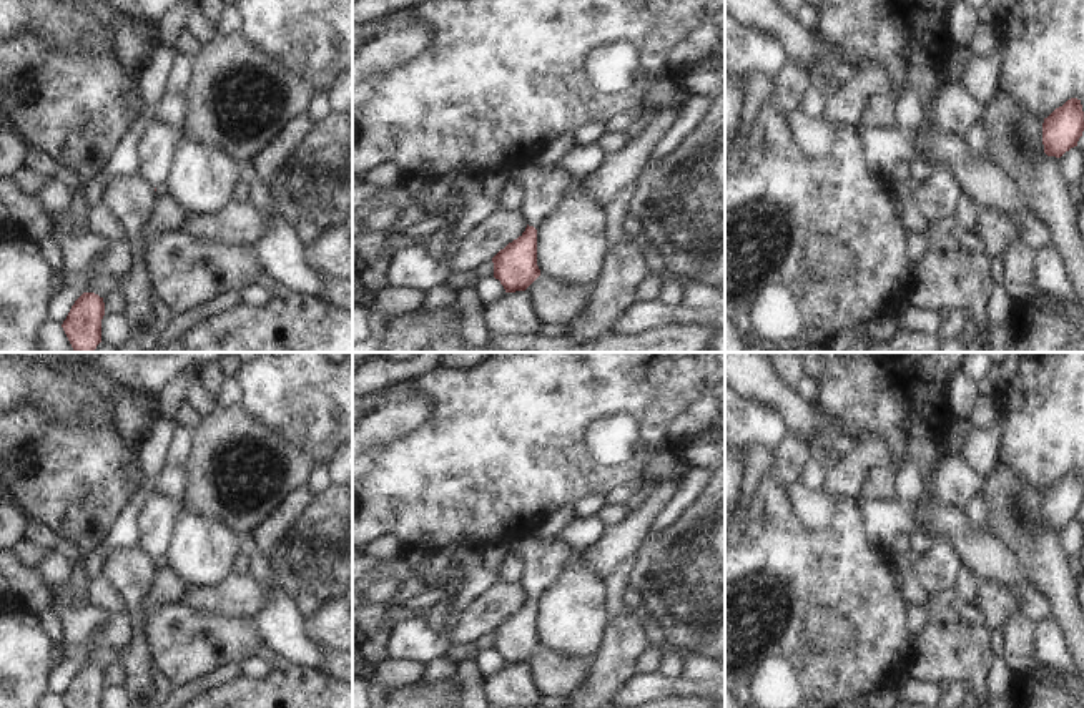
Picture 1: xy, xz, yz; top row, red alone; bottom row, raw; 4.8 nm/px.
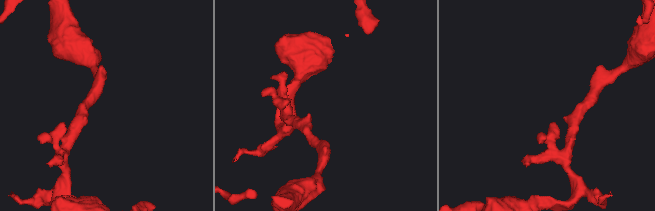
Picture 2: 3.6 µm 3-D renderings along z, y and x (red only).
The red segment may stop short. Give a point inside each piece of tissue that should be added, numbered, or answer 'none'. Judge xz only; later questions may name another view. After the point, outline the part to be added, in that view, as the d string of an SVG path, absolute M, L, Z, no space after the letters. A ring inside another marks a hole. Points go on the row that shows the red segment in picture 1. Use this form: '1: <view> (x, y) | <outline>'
1: xz (544, 188) | M530 161L507 168L505 175L524 189L524 203L519 211L534 228L560 206L567 189L575 183L560 168L537 168Z

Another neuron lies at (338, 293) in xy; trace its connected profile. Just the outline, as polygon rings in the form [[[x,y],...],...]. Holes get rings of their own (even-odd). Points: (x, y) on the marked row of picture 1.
[[[319,278],[324,284],[321,299],[342,309],[352,312],[352,281],[339,281],[333,278]]]

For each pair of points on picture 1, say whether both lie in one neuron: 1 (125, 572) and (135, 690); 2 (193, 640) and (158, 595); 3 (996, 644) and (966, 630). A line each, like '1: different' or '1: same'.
1: same
2: different
3: different

